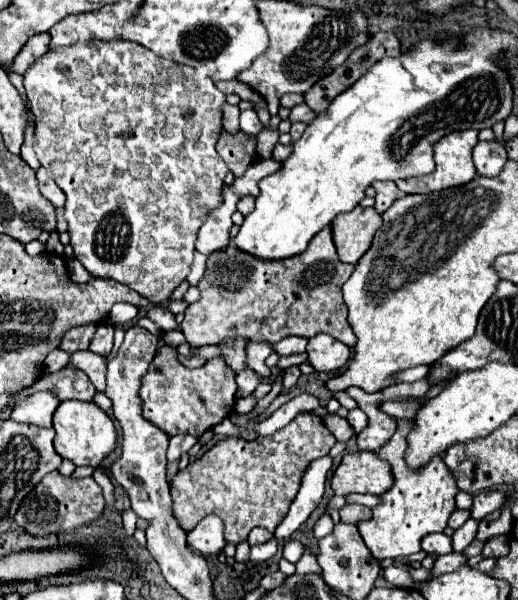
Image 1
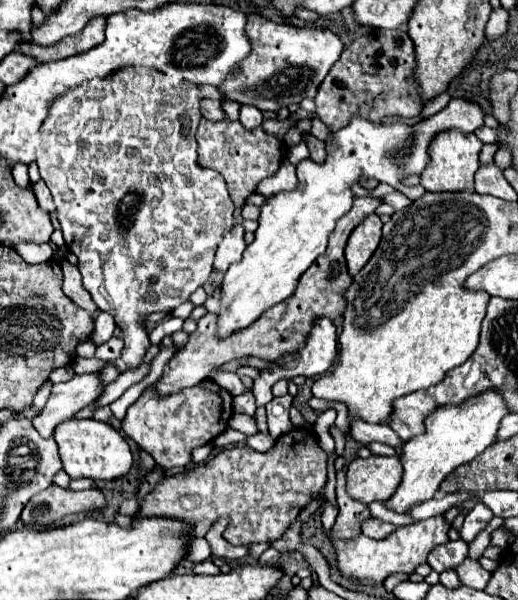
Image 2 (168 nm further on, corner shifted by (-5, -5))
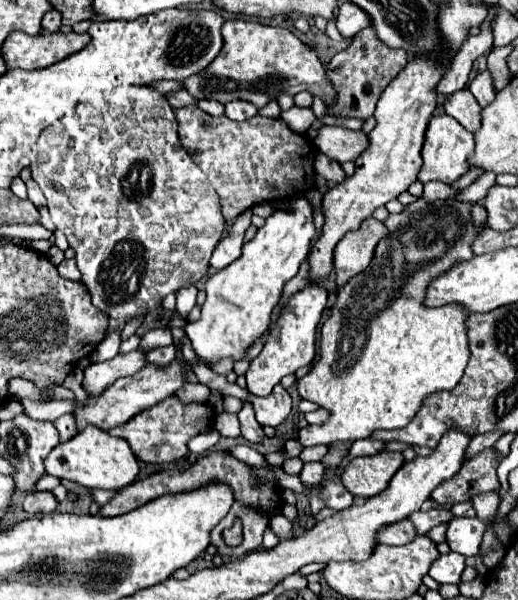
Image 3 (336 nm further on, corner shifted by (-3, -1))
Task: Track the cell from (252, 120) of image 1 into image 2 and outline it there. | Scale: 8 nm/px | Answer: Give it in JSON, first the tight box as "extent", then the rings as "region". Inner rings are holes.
{"extent":[239,105,263,129],"region":[[[243,105],[243,107],[241,107],[241,117],[239,117],[239,121],[241,121],[243,127],[247,127],[247,129],[257,129],[257,127],[261,127],[261,123],[263,123],[263,115],[261,115],[261,111],[259,111],[257,107]]]}

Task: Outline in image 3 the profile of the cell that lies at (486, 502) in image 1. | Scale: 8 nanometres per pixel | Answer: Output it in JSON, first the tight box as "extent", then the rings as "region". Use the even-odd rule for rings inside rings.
{"extent":[447,517,485,557],"region":[[[477,517],[453,519],[447,527],[447,545],[451,551],[459,555],[475,557],[479,553],[483,533],[485,533],[485,523],[479,521]]]}

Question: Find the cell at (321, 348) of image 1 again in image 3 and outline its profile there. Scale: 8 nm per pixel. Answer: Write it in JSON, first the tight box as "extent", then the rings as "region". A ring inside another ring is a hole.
{"extent":[245,283,327,397],"region":[[[321,283],[307,285],[305,289],[293,293],[289,301],[285,301],[265,345],[263,351],[251,361],[245,377],[247,377],[247,389],[253,395],[267,397],[271,389],[281,381],[281,377],[295,373],[299,367],[309,365],[315,359],[317,349],[317,325],[321,319],[321,313],[327,303],[327,289]]]}

